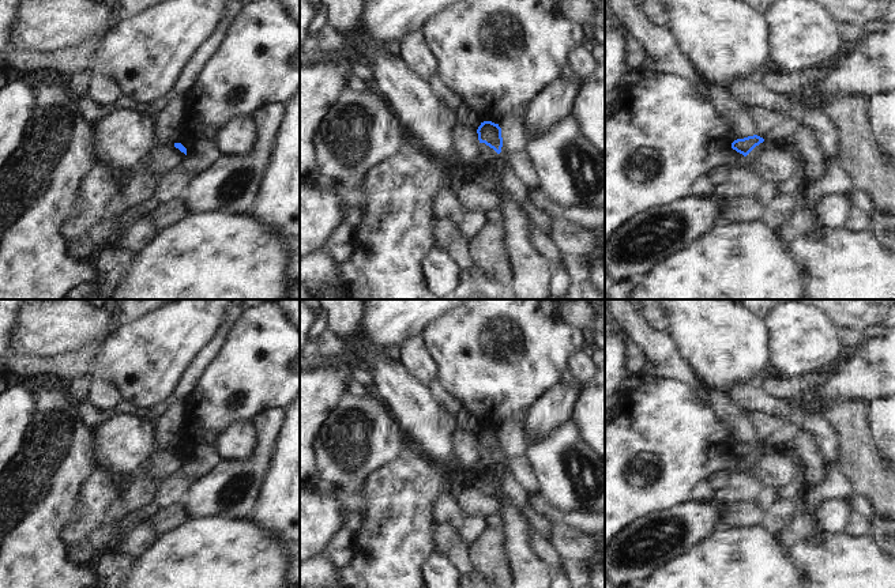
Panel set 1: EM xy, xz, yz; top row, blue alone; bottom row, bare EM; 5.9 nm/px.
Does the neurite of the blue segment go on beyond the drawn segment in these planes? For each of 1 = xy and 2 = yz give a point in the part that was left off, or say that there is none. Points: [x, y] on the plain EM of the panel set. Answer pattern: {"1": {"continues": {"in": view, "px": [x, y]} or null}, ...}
{"1": {"continues": null}, "2": {"continues": null}}

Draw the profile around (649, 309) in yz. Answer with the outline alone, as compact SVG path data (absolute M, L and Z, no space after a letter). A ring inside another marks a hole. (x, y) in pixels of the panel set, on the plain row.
M627 299L644 321L657 332L666 333L669 323L655 299Z

